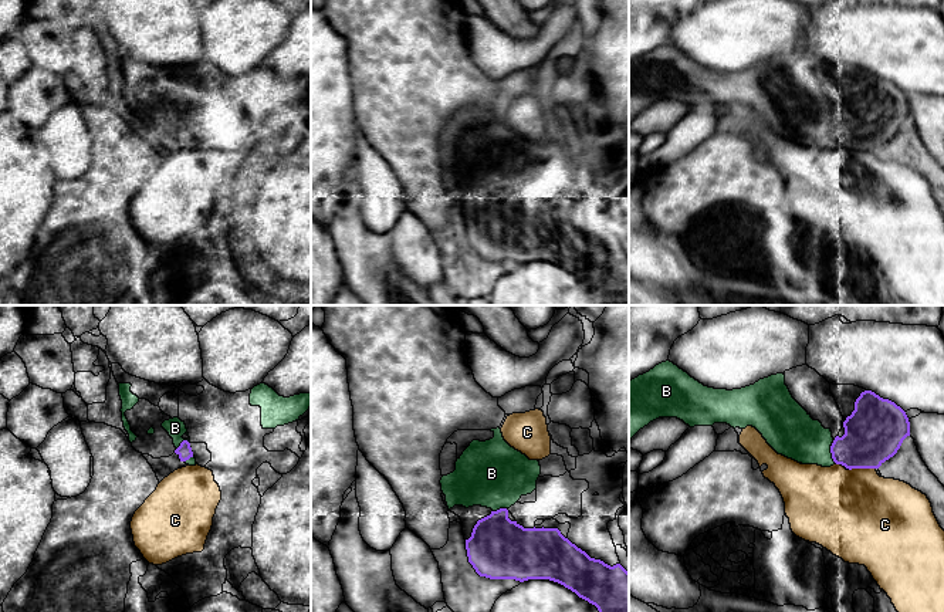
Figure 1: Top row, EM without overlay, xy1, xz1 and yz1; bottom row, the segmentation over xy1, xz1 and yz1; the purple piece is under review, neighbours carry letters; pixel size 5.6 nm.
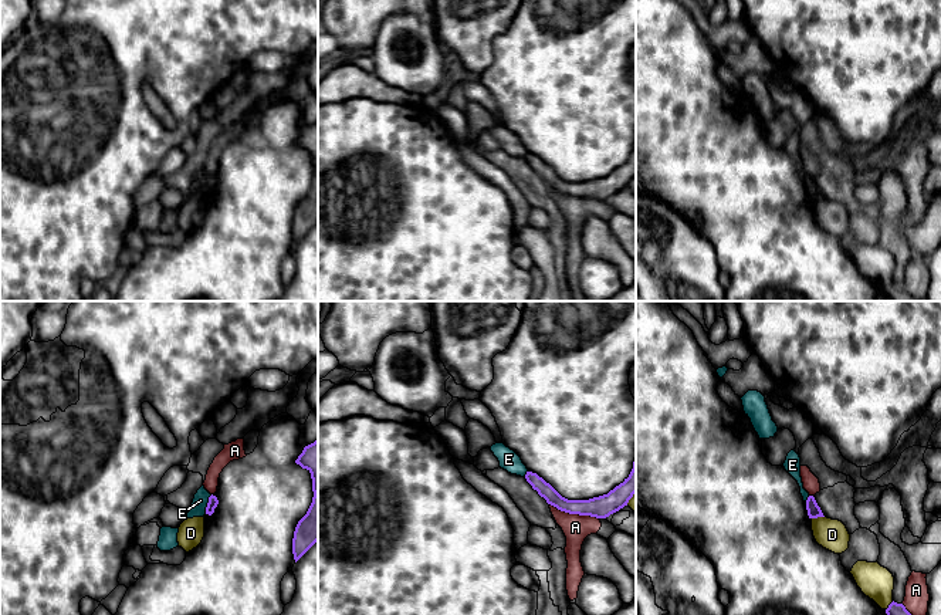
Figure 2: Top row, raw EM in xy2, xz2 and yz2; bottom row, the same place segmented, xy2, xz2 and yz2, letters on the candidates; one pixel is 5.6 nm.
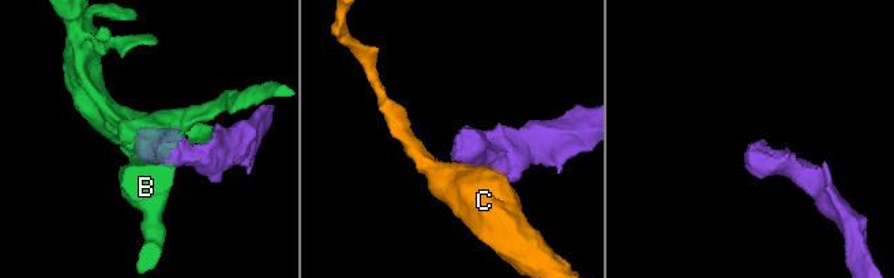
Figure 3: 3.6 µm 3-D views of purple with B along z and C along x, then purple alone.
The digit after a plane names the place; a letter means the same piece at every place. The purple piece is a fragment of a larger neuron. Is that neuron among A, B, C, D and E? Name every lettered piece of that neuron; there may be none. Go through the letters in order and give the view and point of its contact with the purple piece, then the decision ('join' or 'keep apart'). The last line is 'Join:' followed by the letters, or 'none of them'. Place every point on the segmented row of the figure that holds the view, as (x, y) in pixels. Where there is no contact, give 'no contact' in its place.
A: xz2 (574, 513) | keep apart
B: yz1 (832, 455) | join
C: yz1 (862, 467) | keep apart
D: yz2 (818, 516) | keep apart
E: xy2 (207, 504) | keep apart
Join: B

